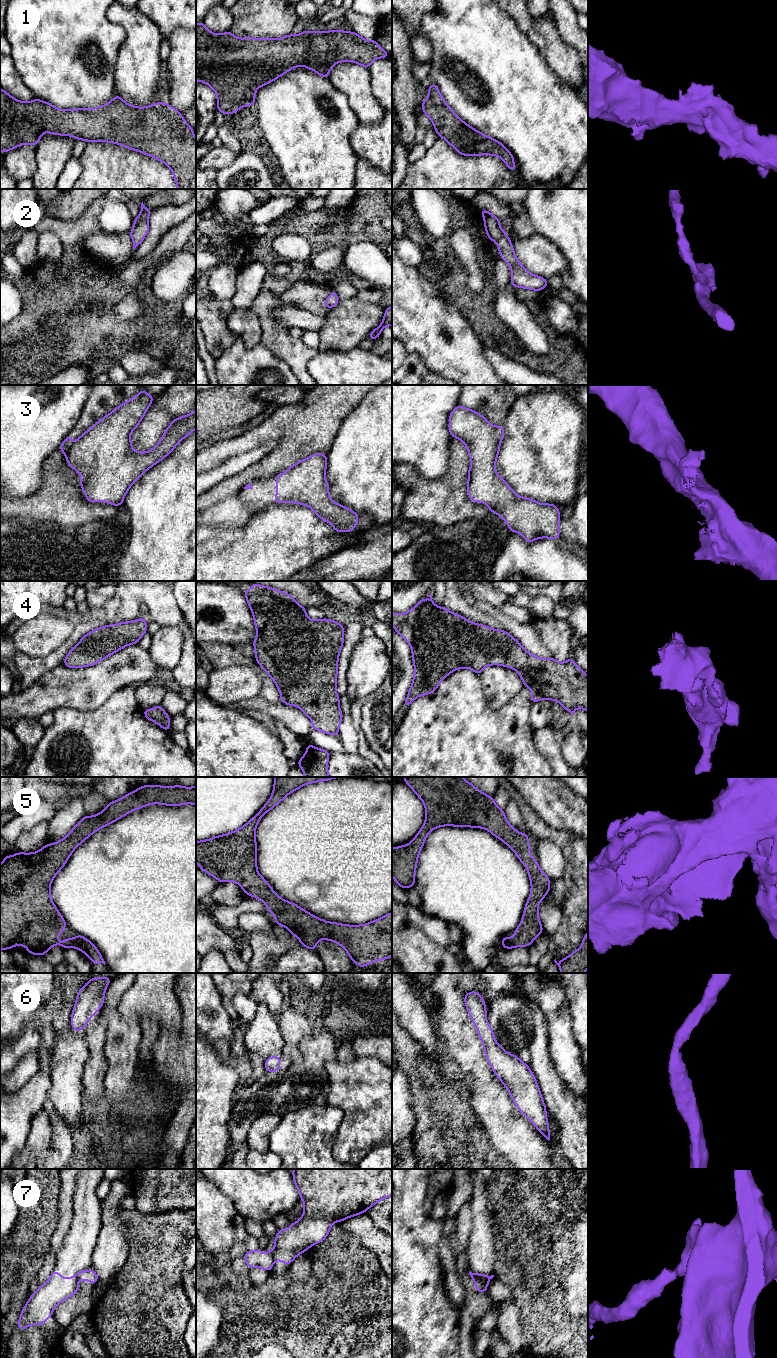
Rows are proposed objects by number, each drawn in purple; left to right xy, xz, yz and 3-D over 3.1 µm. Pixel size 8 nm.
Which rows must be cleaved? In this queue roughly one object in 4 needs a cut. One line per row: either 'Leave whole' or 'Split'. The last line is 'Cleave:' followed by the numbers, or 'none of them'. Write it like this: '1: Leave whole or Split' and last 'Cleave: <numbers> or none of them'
1: Leave whole
2: Leave whole
3: Leave whole
4: Leave whole
5: Leave whole
6: Leave whole
7: Split
Cleave: 7

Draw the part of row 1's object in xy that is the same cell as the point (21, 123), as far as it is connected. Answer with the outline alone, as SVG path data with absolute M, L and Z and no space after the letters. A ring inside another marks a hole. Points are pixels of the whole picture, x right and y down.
M0 88L0 150L3 154L24 144L36 146L44 132L53 135L74 136L76 140L89 142L109 142L141 152L165 163L173 173L176 189L196 189L196 139L194 130L184 120L181 112L167 103L153 103L147 107L135 107L127 104L119 95L109 103L93 109L62 110L51 103L35 98L31 102L22 102L10 96Z

